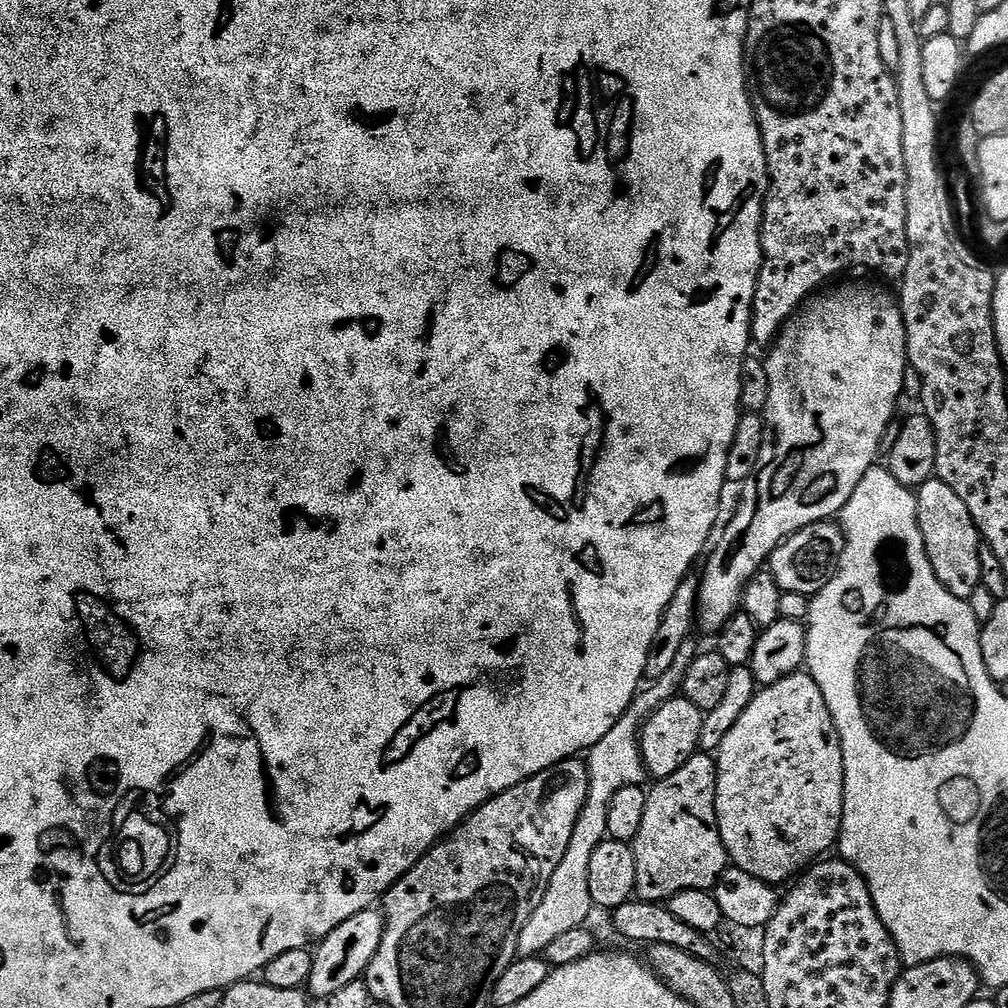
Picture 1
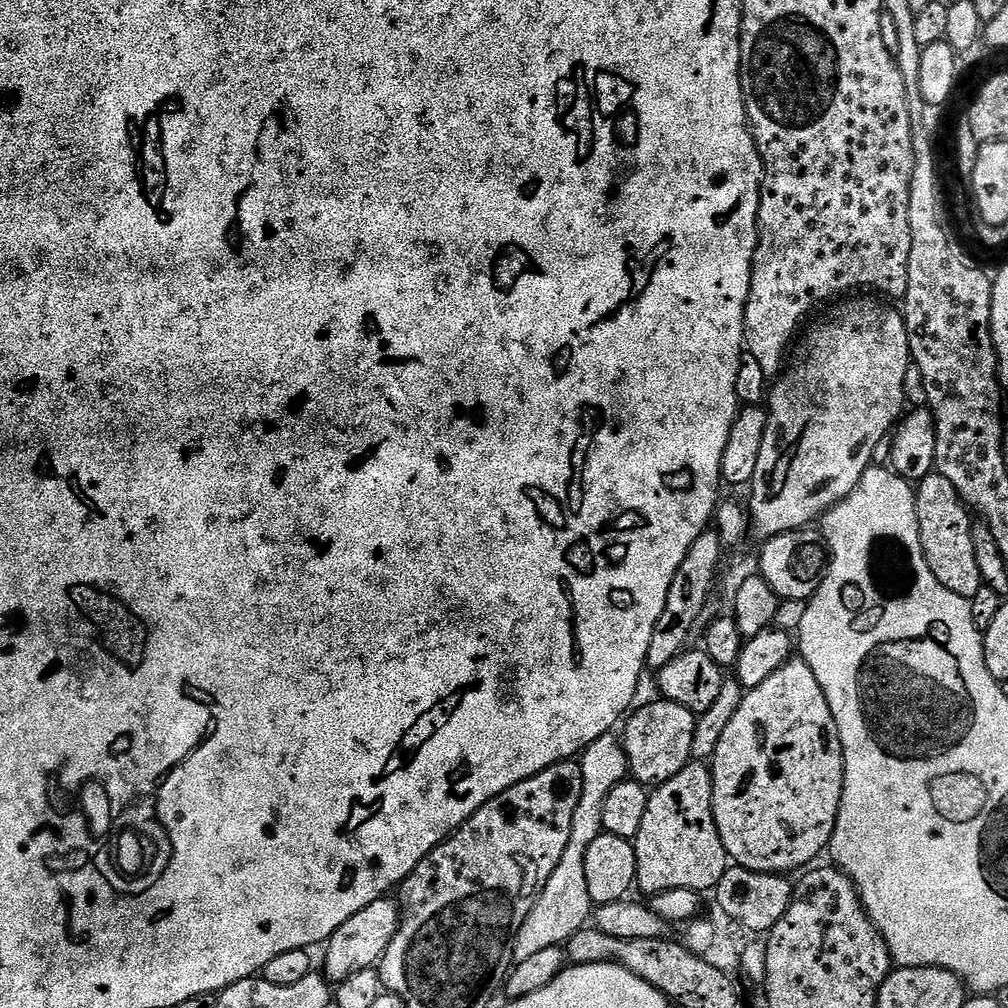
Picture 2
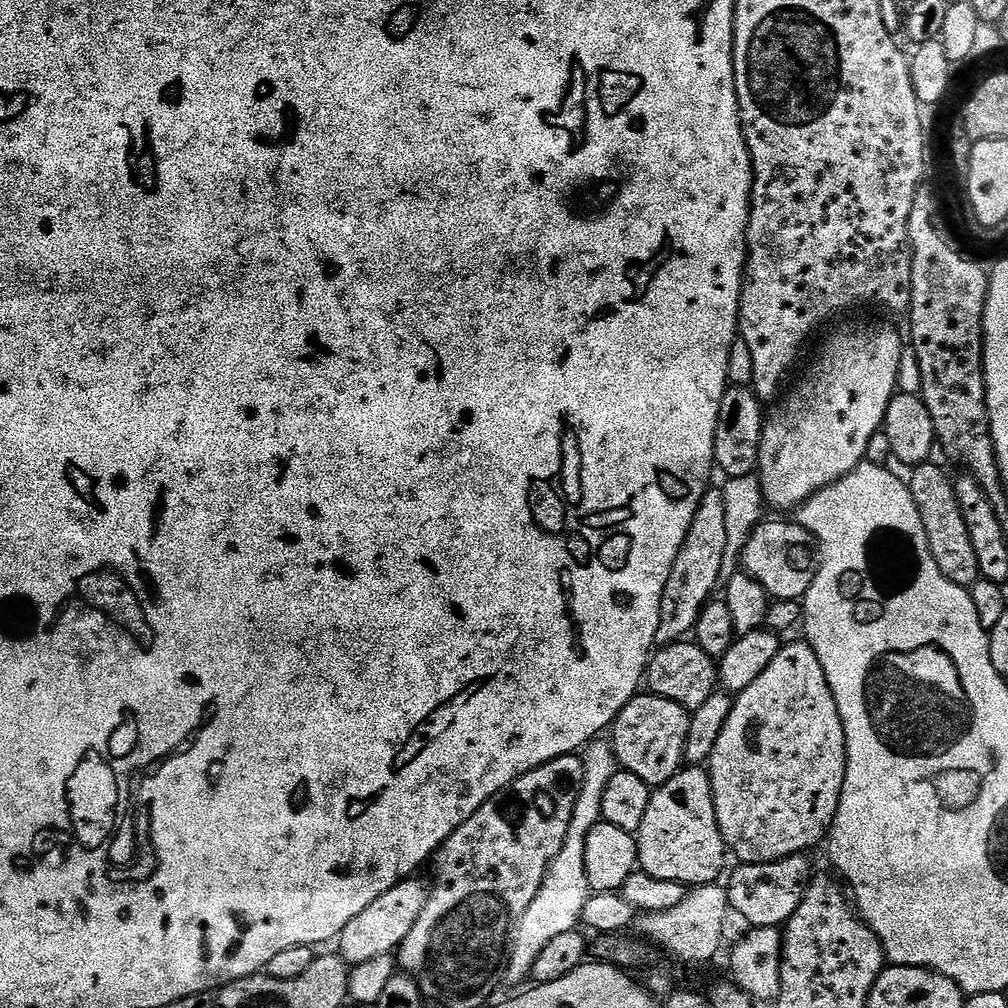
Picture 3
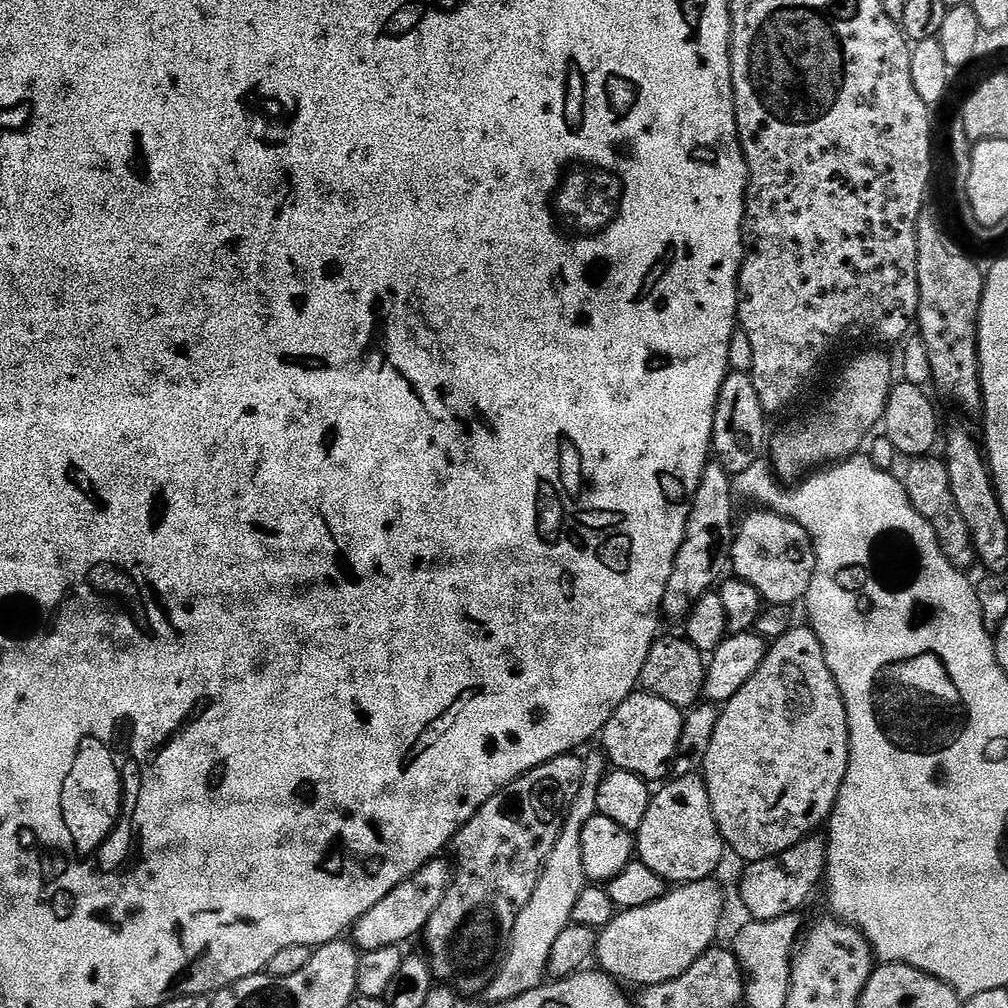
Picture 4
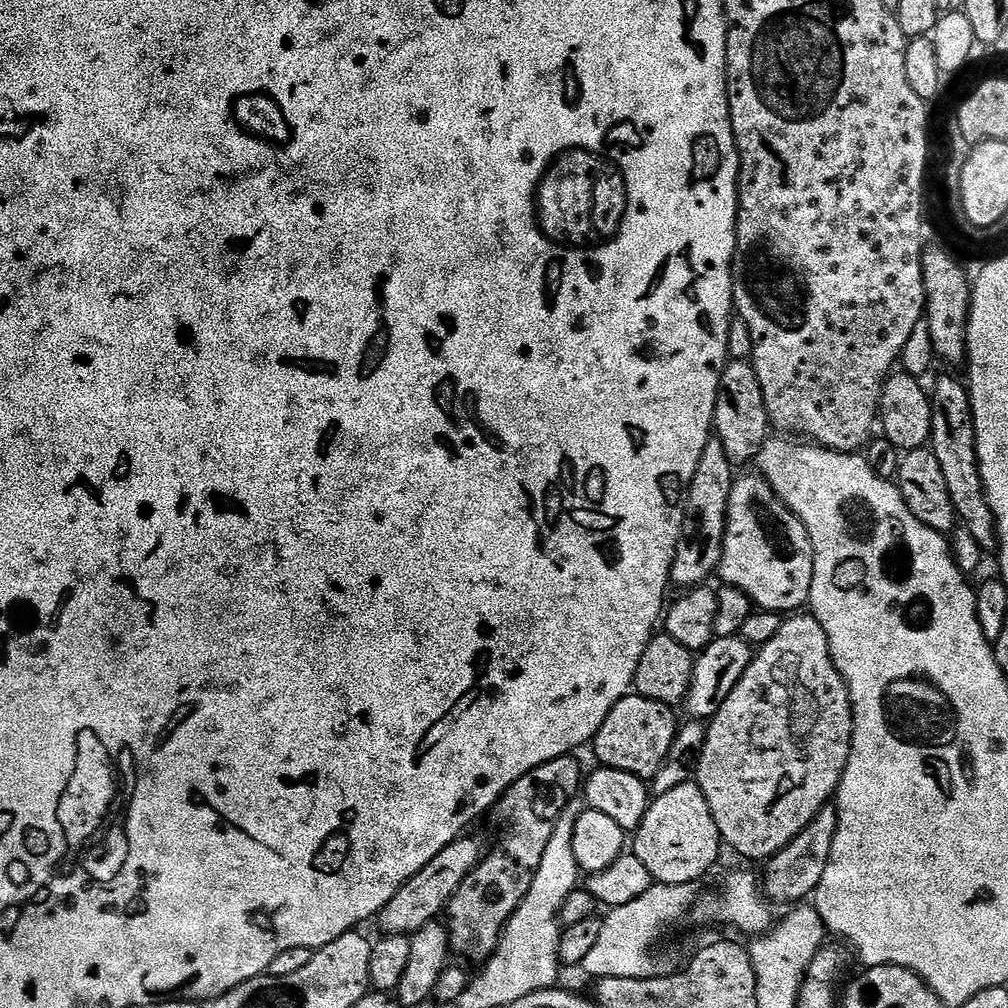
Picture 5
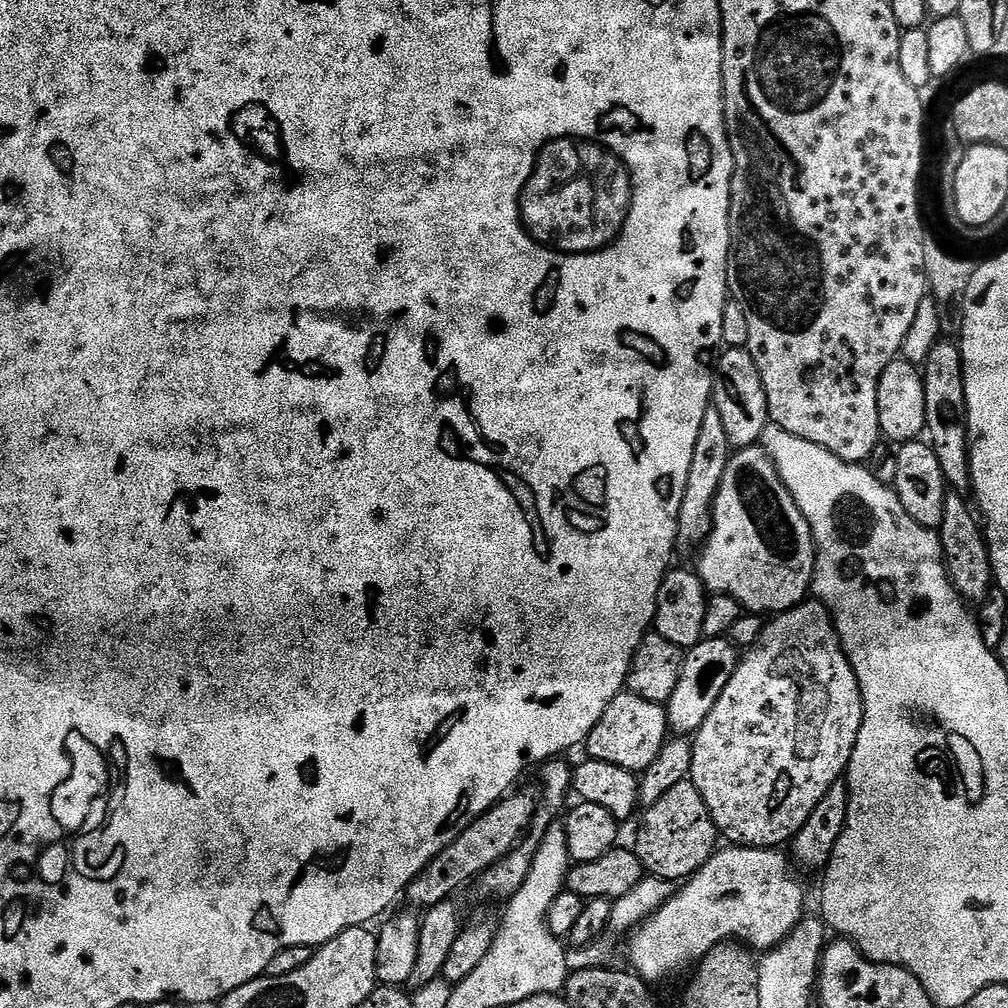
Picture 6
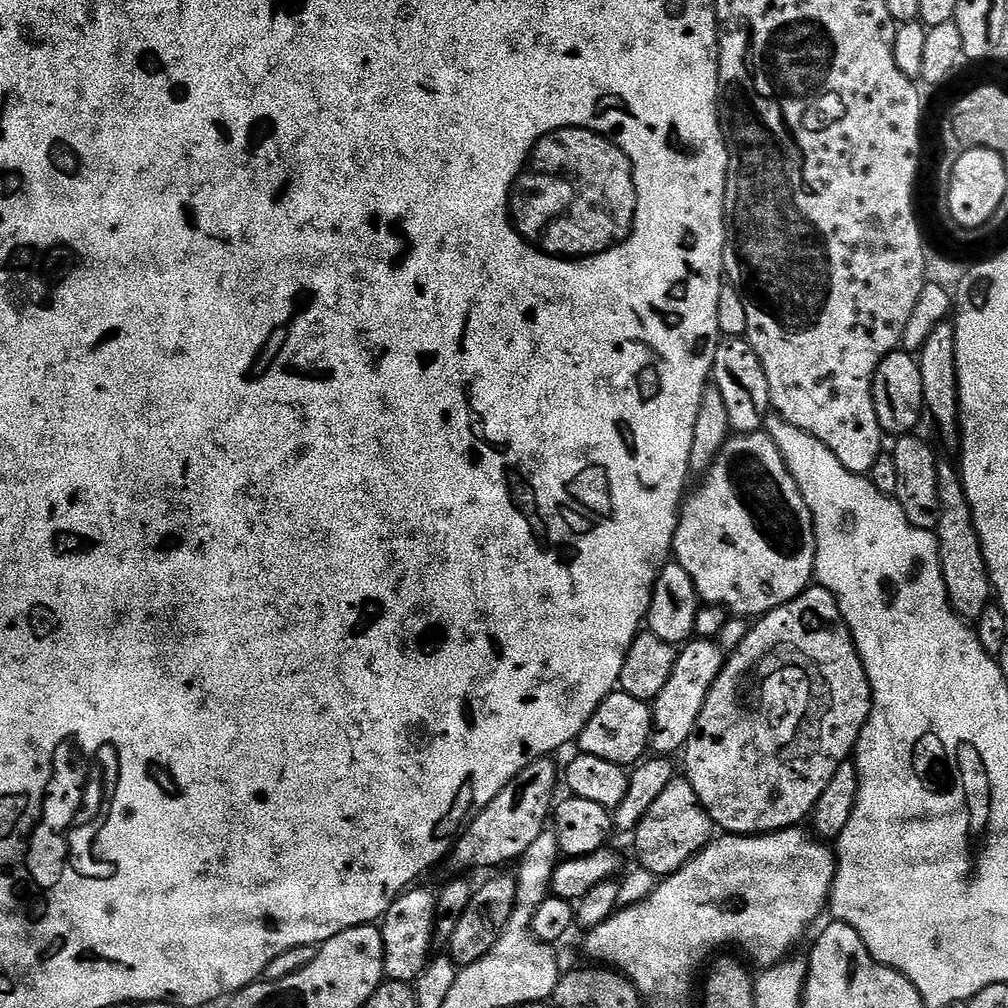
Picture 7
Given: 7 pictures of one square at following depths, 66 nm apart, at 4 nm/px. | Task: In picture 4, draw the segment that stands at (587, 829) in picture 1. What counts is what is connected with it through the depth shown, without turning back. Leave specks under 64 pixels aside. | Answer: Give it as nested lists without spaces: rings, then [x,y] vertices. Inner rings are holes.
[[[596,750],[589,756],[583,757],[584,777],[582,786],[568,808],[568,813],[562,826],[562,834],[558,842],[554,842],[554,850],[550,850],[548,859],[544,861],[544,868],[540,871],[538,886],[534,886],[534,894],[530,902],[516,916],[512,936],[508,940],[508,951],[500,962],[500,969],[496,977],[490,982],[486,999],[492,1006],[498,1006],[507,1000],[518,998],[530,990],[539,988],[548,976],[548,959],[550,950],[554,947],[558,934],[566,930],[572,923],[574,902],[578,902],[578,894],[586,886],[584,867],[582,866],[582,829],[586,822],[598,813],[598,786],[606,775],[606,757],[603,751]]]

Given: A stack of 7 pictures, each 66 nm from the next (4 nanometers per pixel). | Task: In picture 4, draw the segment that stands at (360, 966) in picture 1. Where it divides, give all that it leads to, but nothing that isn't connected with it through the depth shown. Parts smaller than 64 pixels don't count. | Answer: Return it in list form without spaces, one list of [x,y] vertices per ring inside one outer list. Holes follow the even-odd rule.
[[[437,858],[423,864],[409,880],[404,880],[397,888],[390,890],[382,902],[370,906],[362,918],[358,918],[350,929],[351,943],[355,944],[361,953],[383,948],[404,946],[407,940],[421,935],[424,927],[434,918],[434,910],[442,906],[442,898],[448,893],[452,884],[454,868],[444,858]]]

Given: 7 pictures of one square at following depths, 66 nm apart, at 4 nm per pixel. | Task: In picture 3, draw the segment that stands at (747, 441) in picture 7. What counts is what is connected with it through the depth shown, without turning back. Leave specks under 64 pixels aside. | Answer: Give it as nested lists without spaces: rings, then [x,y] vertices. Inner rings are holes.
[[[772,520],[769,524],[757,523],[744,547],[743,571],[754,577],[768,591],[769,597],[776,600],[800,600],[804,597],[816,577],[817,567],[814,537],[795,522],[787,524],[784,520]]]

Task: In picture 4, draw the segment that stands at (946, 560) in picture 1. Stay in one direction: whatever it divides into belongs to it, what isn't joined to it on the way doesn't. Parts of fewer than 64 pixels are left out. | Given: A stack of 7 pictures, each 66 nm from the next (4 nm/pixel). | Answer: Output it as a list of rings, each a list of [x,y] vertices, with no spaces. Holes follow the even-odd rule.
[[[929,454],[918,456],[907,461],[908,469],[902,473],[904,489],[918,514],[930,522],[934,534],[940,543],[942,554],[955,568],[968,570],[971,564],[977,563],[975,546],[972,544],[970,533],[966,530],[965,520],[954,504],[954,497],[950,494],[950,481],[945,461],[939,455]]]

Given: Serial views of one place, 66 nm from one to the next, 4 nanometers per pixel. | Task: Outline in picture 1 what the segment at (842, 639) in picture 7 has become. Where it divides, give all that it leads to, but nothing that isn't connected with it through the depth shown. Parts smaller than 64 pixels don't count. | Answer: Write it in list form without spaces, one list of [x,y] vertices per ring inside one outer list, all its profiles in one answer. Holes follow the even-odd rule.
[[[807,671],[761,687],[750,706],[742,710],[730,734],[722,738],[716,762],[716,821],[728,859],[735,867],[754,874],[762,882],[780,886],[791,876],[799,877],[809,866],[837,847],[844,817],[844,759],[842,742],[818,690]]]

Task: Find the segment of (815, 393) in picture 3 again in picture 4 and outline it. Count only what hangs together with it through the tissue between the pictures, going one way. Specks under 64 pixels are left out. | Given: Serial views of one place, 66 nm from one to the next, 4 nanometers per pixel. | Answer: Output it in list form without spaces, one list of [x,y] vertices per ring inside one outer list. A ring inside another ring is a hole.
[[[887,351],[880,354],[864,354],[852,360],[840,372],[836,393],[828,400],[828,409],[821,416],[800,420],[784,428],[770,440],[770,463],[781,481],[796,482],[809,470],[847,460],[861,451],[860,443],[872,427],[884,418],[888,395],[892,392],[894,377]],[[772,452],[772,456],[771,456]],[[808,468],[808,469],[807,469]],[[784,479],[784,480],[783,480]]]

